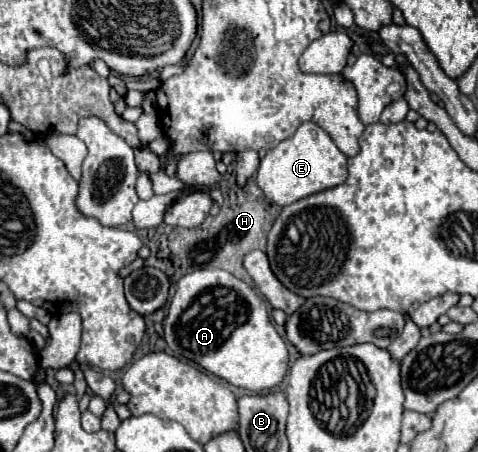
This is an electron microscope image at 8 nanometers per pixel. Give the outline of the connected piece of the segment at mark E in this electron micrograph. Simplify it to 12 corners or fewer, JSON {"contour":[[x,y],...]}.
{"contour":[[316,123],[266,153],[256,183],[286,207],[344,183],[346,155]]}

